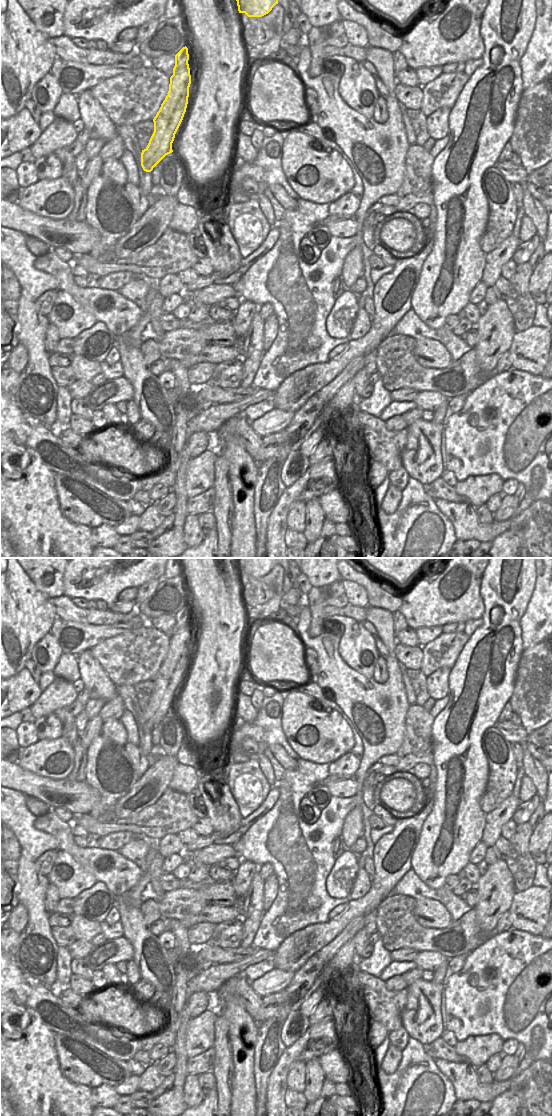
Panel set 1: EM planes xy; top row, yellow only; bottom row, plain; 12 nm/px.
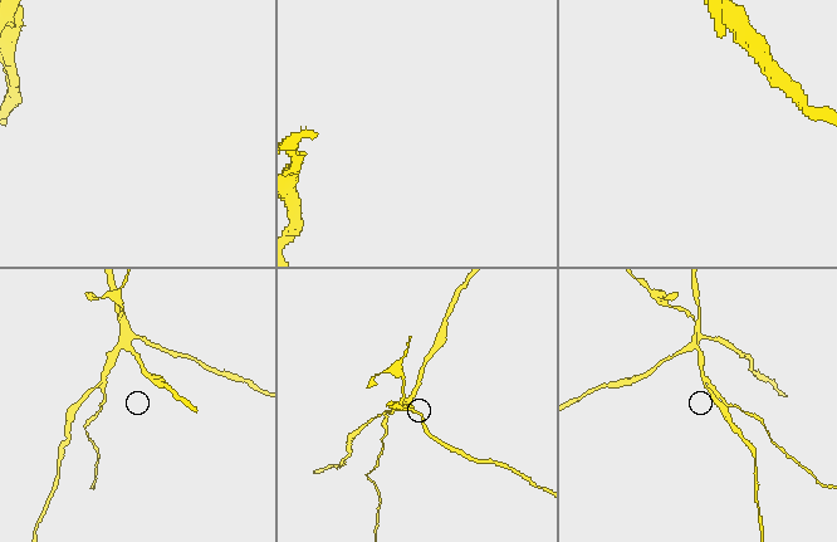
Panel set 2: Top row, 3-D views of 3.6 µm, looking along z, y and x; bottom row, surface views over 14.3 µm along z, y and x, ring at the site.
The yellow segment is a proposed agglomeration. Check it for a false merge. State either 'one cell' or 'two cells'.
two cells

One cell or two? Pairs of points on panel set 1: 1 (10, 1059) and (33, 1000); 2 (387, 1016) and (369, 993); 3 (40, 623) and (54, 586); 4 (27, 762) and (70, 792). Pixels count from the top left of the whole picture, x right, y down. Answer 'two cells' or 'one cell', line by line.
1: two cells
2: one cell
3: two cells
4: two cells

